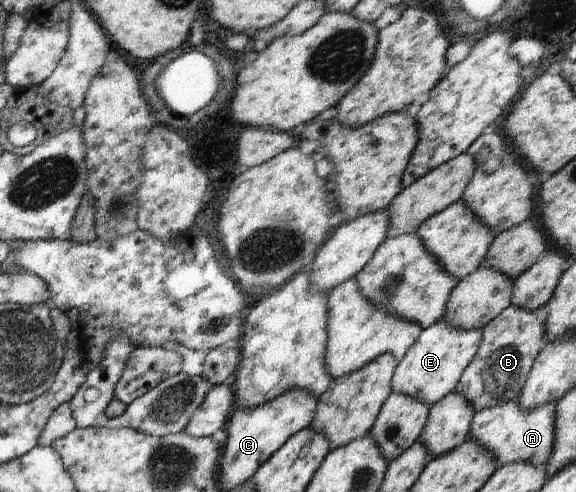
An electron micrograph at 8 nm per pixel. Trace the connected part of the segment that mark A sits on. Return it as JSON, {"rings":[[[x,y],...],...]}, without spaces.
{"rings":[[[518,398],[478,411],[472,419],[468,440],[485,447],[493,454],[497,466],[517,462],[544,466],[554,446],[554,419],[556,401],[532,410],[522,410]]]}

